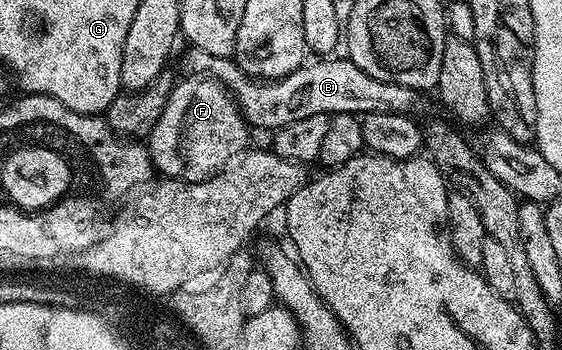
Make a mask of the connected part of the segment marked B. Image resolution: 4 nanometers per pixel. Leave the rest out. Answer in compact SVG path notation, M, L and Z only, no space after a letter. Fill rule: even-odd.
M189 48L184 61L188 64L187 72L198 77L213 77L222 83L236 98L240 113L249 126L267 131L275 131L282 127L290 127L290 123L298 123L302 119L310 119L310 115L355 113L393 113L394 115L412 115L420 105L421 90L402 87L398 83L382 83L382 79L374 79L374 75L366 75L362 67L358 67L347 59L316 59L316 62L305 63L290 75L279 77L277 81L261 83L255 77L248 77L237 67L232 57L209 55L207 51Z

